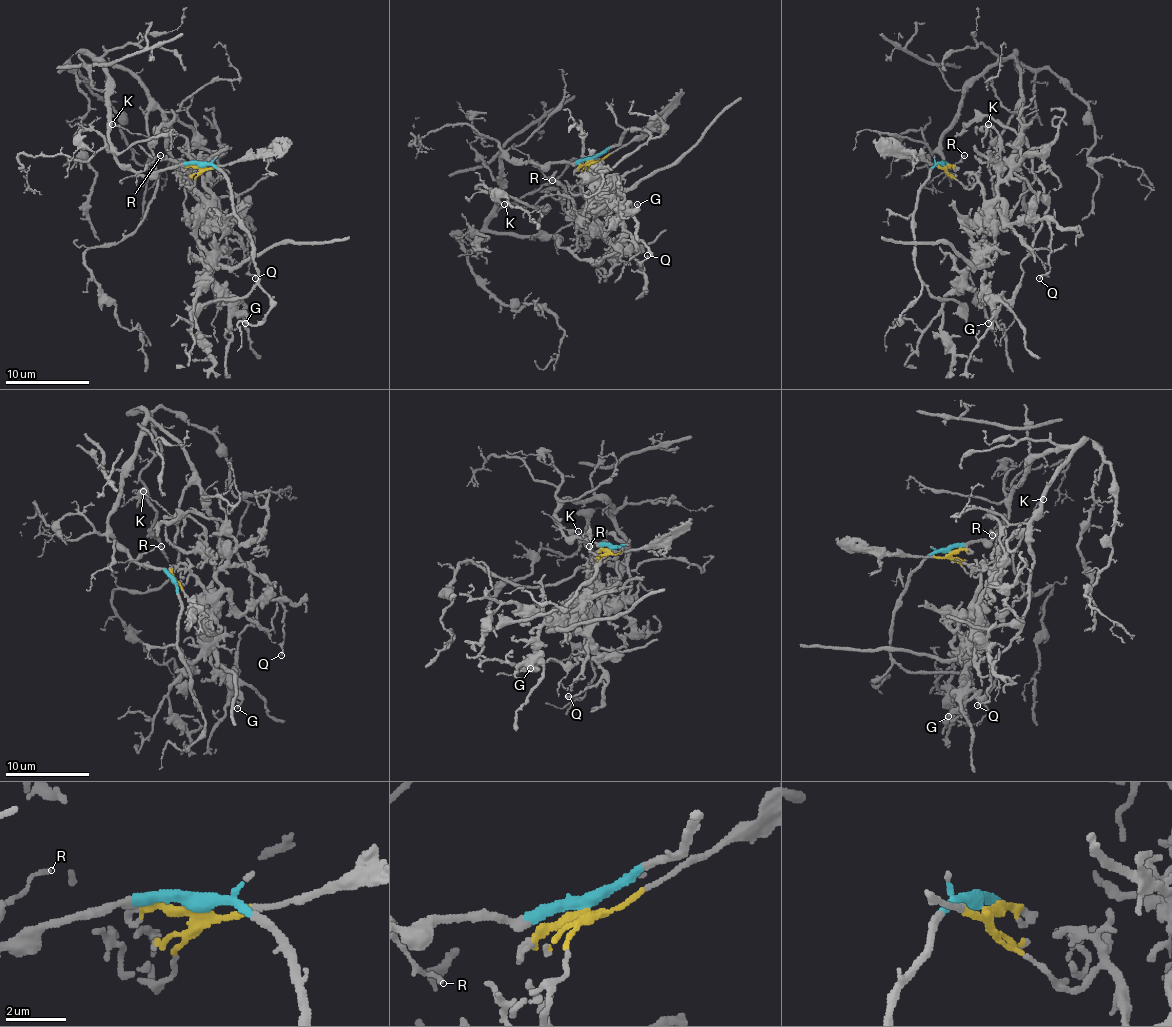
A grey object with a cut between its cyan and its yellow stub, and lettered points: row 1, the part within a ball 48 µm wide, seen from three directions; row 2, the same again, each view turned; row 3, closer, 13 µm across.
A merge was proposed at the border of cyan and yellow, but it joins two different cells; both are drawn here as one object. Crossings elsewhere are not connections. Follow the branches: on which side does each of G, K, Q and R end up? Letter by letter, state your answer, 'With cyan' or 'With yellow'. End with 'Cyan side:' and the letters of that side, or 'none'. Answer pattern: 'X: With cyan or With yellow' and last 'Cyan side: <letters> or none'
G: With yellow
K: With cyan
Q: With yellow
R: With cyan
Cyan side: K, R

